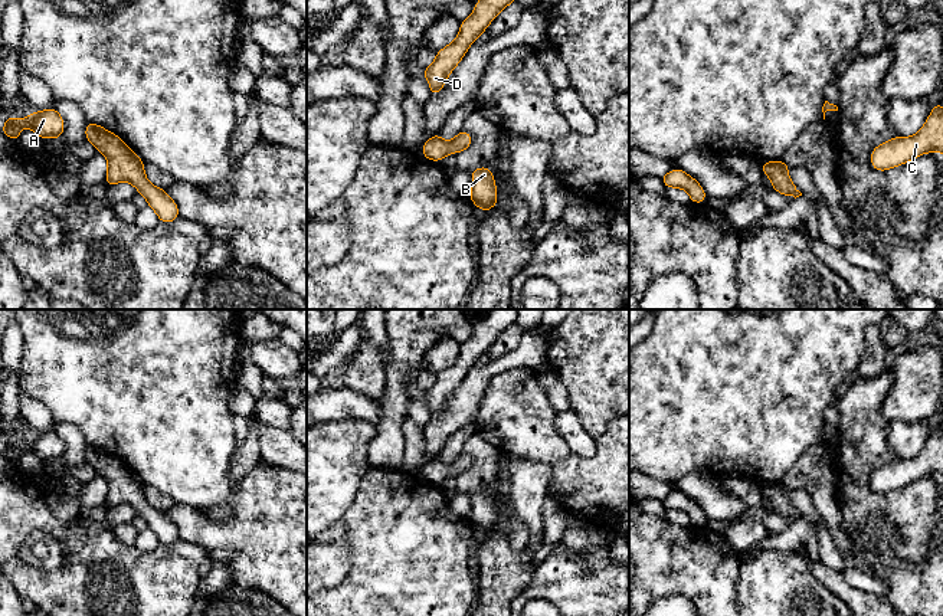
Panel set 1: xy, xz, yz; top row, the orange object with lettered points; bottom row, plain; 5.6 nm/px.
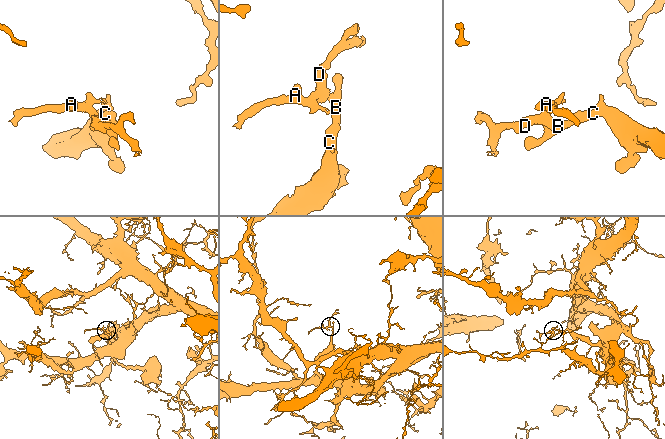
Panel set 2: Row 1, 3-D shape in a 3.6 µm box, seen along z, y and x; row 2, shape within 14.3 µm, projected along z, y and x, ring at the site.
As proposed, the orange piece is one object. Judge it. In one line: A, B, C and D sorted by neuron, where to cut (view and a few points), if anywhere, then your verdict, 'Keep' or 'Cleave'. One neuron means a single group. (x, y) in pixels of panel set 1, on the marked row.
Groups: A B C D. No split. Keep

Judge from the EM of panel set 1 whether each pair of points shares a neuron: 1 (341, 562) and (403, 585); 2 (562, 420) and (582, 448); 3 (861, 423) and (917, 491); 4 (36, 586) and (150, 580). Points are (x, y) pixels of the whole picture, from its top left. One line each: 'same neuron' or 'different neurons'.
1: different neurons
2: same neuron
3: same neuron
4: same neuron

